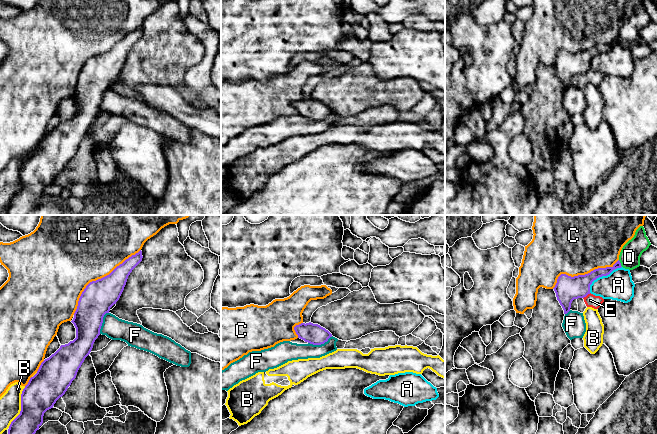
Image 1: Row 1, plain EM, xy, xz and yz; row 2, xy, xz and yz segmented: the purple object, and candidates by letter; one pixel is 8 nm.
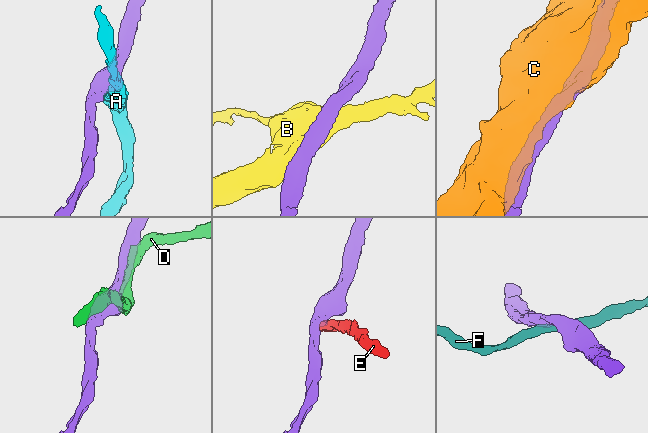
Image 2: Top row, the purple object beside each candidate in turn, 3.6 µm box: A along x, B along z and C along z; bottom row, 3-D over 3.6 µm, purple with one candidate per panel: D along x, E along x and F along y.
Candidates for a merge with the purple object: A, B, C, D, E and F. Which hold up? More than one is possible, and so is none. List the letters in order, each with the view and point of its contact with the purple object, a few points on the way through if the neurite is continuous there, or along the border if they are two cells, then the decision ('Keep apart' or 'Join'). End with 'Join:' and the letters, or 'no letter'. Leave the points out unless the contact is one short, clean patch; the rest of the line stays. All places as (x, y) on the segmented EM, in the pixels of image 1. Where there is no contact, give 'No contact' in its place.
A: Touches purple at yz (601, 276). Keep apart
B: Touches purple at xy (21, 407). Keep apart
C: Touches purple at xy (99, 279). Keep apart
D: Touches purple at yz (620, 263). Keep apart
E: Touches purple at yz (586, 295). Boundary: yz (590, 293), (583, 298). Keep apart
F: Touches purple at xz (320, 344). Keep apart
Join: no letter

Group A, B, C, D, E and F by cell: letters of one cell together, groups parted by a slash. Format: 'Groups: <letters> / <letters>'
Groups: A / B / C / D / E / F

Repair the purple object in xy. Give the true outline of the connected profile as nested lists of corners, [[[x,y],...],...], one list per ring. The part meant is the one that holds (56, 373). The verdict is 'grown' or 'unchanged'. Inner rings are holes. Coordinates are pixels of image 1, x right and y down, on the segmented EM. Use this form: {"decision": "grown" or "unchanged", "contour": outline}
{"decision": "unchanged", "contour": [[[142,251],[126,259],[109,275],[90,282],[82,292],[74,318],[76,338],[45,359],[21,394],[20,414],[11,422],[8,434],[35,434],[44,413],[53,408],[76,378],[100,335],[103,317],[119,300],[128,276],[142,261]]]}

